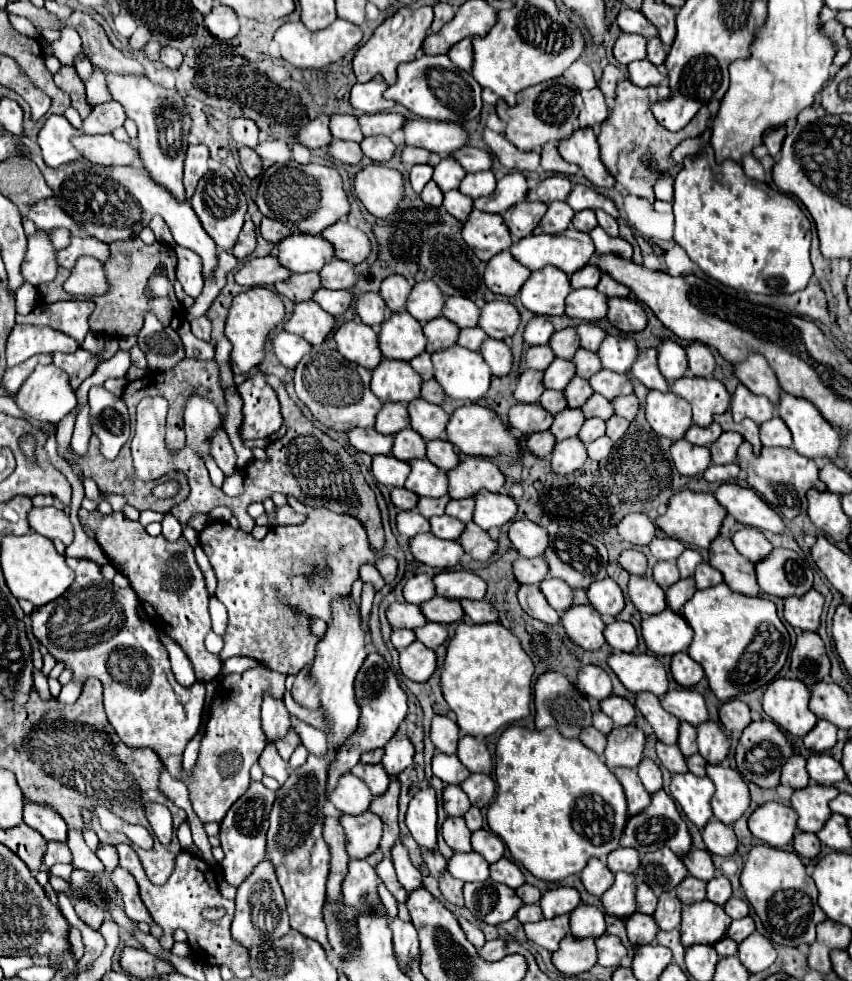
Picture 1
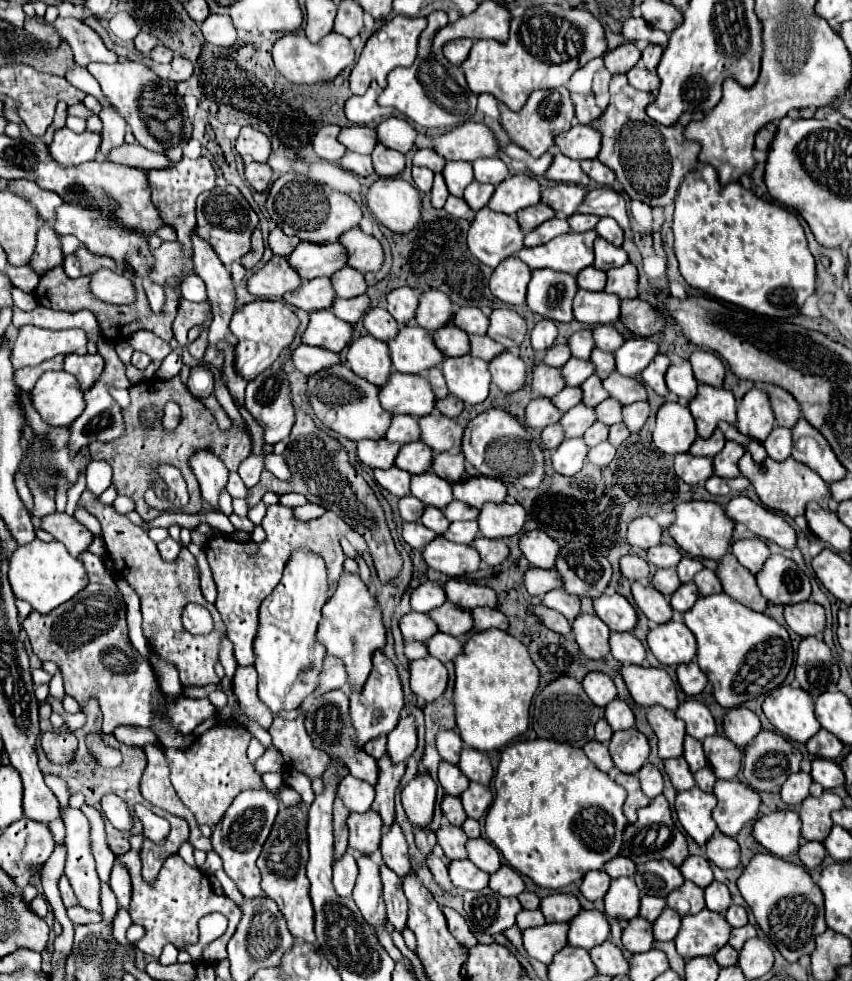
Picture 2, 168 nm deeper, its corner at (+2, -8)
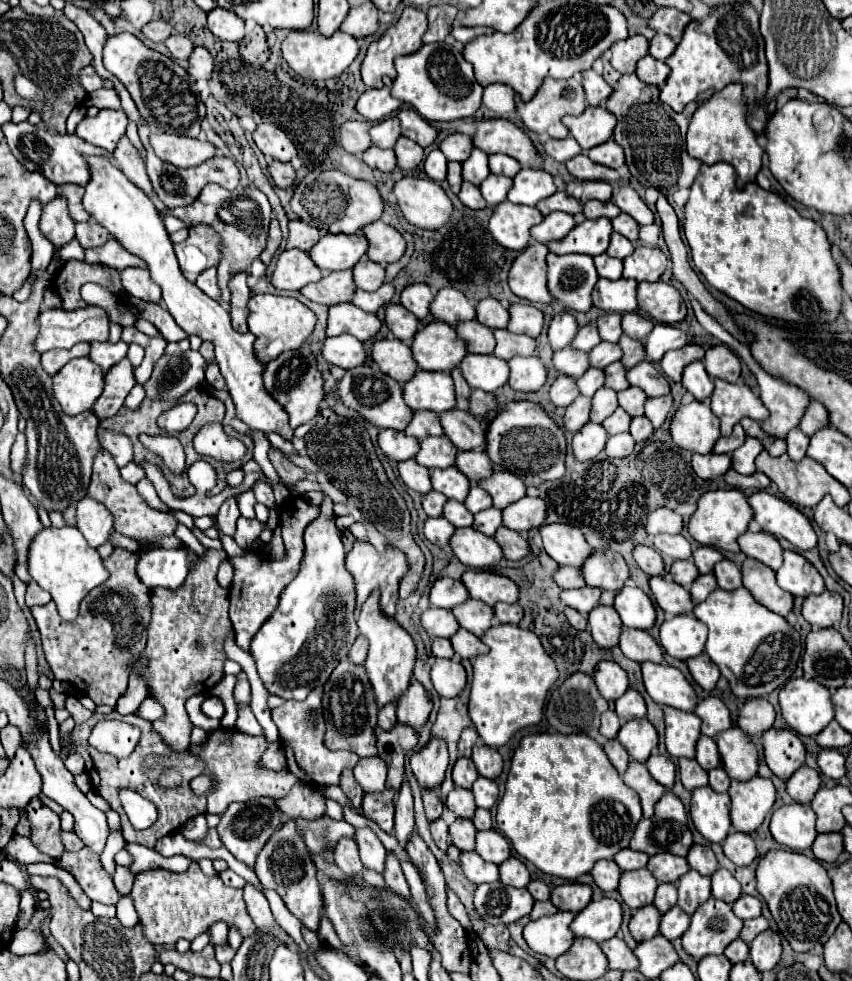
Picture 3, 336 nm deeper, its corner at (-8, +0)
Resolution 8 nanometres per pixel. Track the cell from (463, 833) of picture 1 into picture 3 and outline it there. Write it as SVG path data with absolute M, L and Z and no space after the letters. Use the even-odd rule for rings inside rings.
M456 818L454 824L450 826L450 838L452 844L466 852L466 850L474 850L474 836L476 836L476 828L472 824L472 820L466 818Z

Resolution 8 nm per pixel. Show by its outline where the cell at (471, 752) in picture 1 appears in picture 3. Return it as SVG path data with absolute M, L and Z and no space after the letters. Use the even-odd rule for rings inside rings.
M476 744L472 752L472 760L478 768L478 774L484 778L498 778L502 774L502 756L496 748L488 748L486 744Z

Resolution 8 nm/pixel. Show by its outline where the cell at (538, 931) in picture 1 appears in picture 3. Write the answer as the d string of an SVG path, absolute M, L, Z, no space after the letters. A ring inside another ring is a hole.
M556 912L554 916L532 920L524 928L524 940L534 952L548 958L558 958L574 942L574 934L570 930L572 920L572 912Z

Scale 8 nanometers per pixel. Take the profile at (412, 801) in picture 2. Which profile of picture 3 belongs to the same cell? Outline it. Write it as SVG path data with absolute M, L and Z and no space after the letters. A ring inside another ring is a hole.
M430 740L426 748L414 752L410 758L412 772L424 790L436 790L444 782L444 774L448 768L448 750L440 740Z

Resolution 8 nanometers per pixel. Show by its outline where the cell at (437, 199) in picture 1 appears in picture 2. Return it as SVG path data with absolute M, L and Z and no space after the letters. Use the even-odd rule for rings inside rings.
M436 174L434 176L434 188L432 188L432 204L434 204L434 208L442 208L446 198L448 198L448 188L446 188L444 176Z

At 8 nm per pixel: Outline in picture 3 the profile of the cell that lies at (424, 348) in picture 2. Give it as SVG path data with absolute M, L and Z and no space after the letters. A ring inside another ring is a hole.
M430 322L422 326L410 344L412 356L422 370L448 372L466 356L466 344L446 322Z

